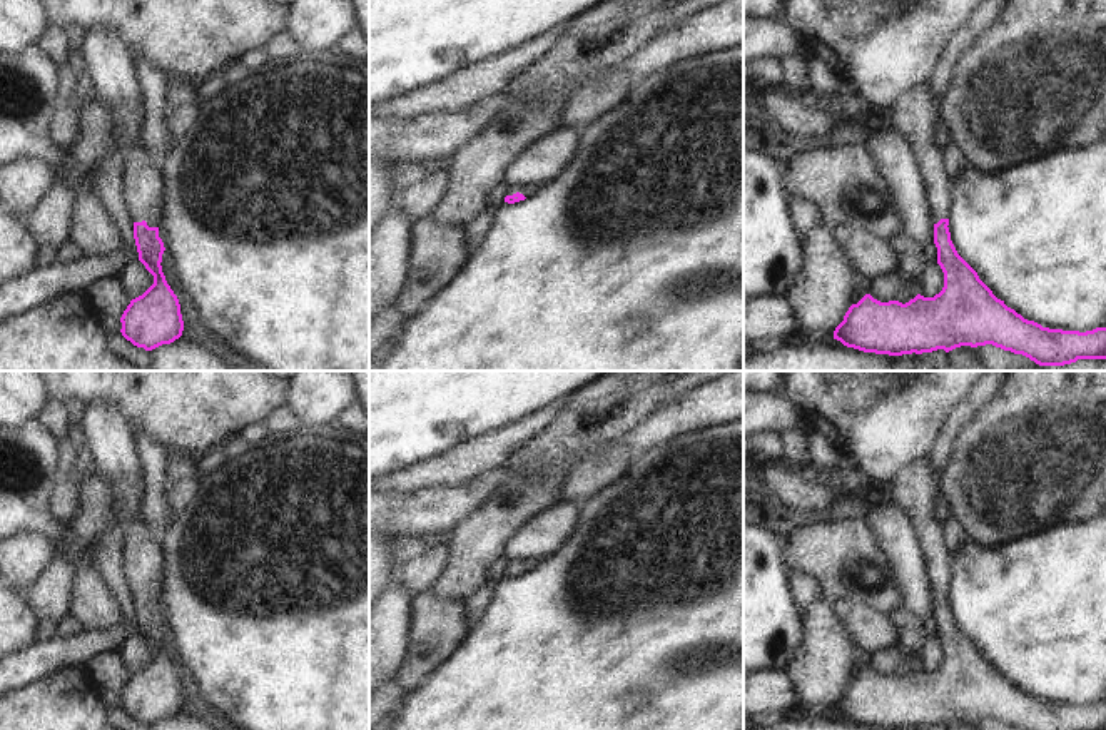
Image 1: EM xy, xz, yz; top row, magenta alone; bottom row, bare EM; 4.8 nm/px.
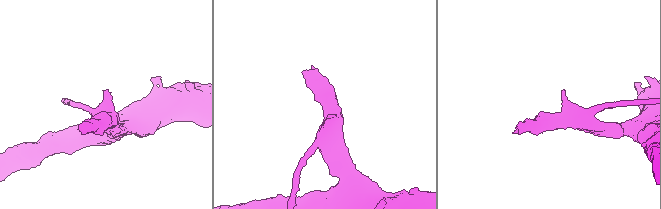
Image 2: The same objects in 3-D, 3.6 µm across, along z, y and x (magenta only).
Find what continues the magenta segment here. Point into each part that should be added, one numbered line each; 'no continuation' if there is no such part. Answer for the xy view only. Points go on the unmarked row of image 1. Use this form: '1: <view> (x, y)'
1: xy (109, 436)

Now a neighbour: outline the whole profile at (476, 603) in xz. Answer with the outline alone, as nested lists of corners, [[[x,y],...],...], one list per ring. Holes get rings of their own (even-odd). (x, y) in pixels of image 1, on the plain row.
[[[488,580],[464,600],[468,623],[471,626],[474,626],[485,615],[491,601],[495,585],[496,585],[495,580]]]

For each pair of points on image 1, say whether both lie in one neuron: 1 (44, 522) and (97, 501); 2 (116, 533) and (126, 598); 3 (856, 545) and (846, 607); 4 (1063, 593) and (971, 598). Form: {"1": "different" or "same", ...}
{"1": "different", "2": "same", "3": "different", "4": "same"}

